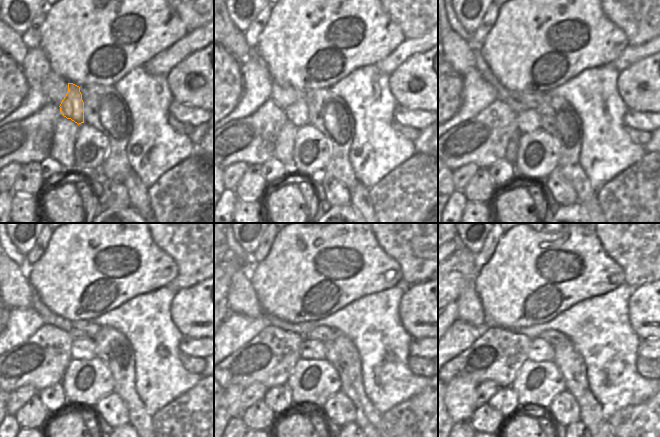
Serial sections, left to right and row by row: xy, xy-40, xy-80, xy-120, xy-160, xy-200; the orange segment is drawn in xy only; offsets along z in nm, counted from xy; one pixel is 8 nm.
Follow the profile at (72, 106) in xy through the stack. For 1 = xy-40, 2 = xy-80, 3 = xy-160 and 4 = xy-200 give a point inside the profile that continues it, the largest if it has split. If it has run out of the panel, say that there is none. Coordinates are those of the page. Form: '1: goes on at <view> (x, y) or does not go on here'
1: goes on at xy-40 (297, 113)
2: goes on at xy-80 (527, 121)
3: goes on at xy-160 (310, 348)
4: goes on at xy-200 (540, 350)

